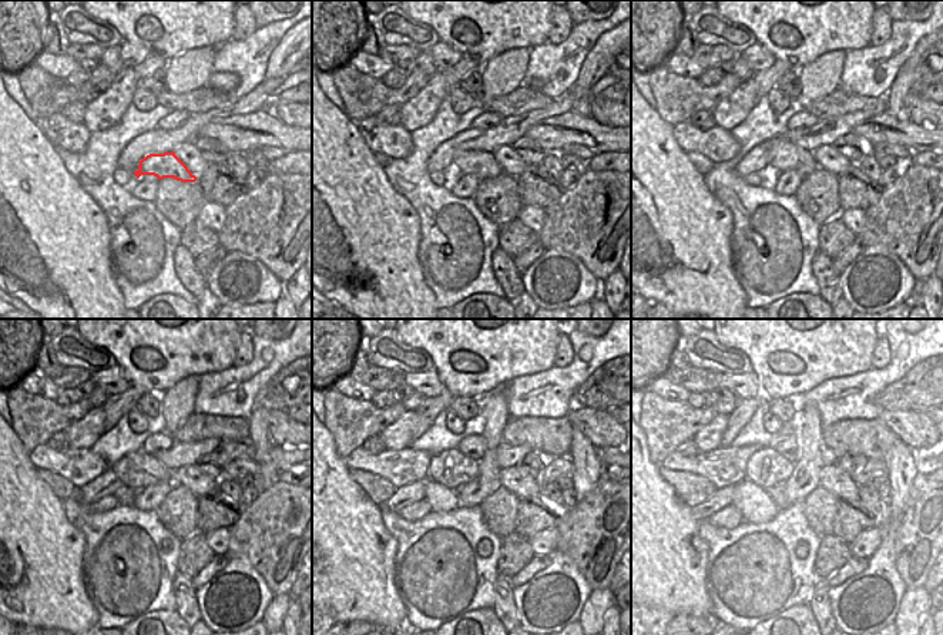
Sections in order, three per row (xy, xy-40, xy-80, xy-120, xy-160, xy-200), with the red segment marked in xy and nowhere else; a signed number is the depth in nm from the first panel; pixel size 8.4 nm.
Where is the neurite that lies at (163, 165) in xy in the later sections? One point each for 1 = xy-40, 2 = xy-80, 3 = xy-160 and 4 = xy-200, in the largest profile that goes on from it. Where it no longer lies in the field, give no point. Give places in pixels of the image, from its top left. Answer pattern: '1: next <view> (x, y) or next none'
1: next xy-40 (467, 161)
2: next xy-80 (784, 155)
3: next xy-160 (452, 469)
4: next xy-200 (765, 467)

